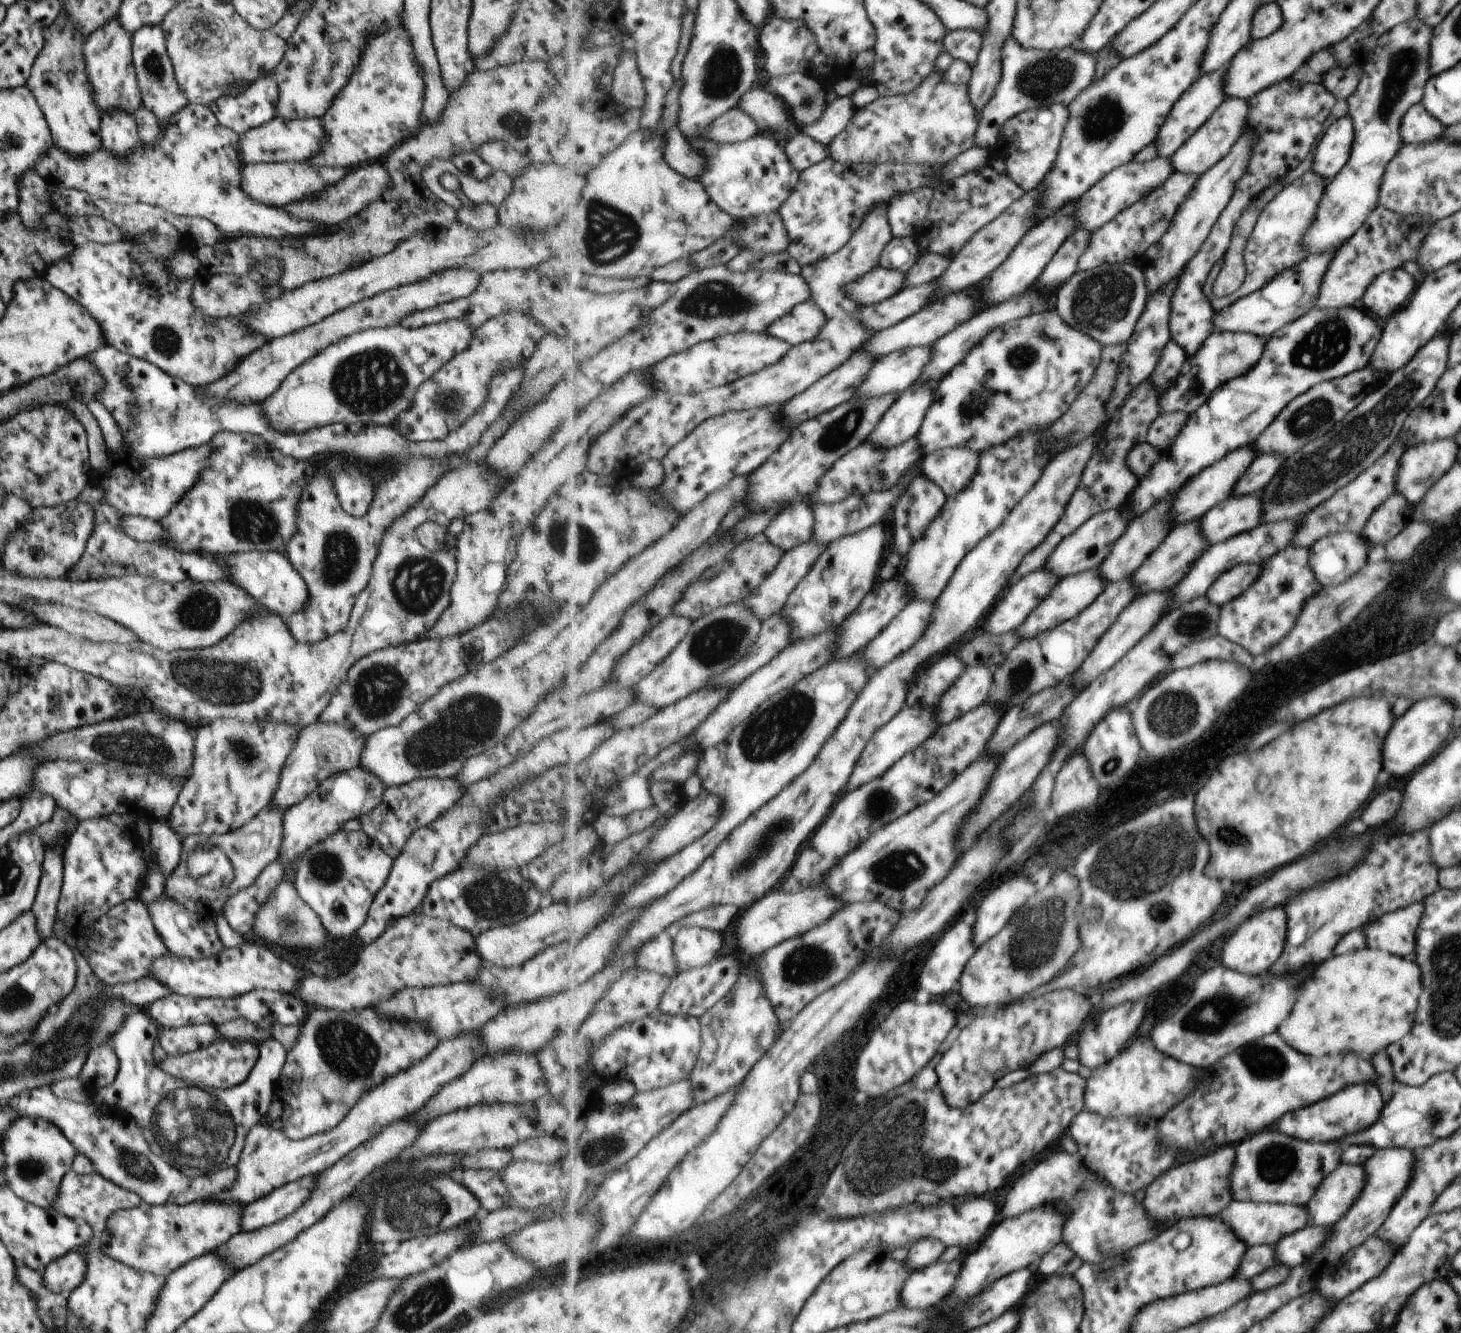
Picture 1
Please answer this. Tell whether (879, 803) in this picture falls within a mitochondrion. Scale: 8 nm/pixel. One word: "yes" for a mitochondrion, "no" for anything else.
yes

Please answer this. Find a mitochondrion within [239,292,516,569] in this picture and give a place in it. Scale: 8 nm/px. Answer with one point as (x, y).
(372, 381)

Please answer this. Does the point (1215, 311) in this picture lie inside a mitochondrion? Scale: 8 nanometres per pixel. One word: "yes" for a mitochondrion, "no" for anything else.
no

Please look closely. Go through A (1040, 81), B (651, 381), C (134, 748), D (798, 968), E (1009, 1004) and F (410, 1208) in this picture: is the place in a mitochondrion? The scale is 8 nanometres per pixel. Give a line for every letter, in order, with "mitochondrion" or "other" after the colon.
A: mitochondrion
B: other
C: mitochondrion
D: mitochondrion
E: other
F: mitochondrion

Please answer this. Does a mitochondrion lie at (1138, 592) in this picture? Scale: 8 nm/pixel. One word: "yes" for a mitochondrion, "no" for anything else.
no

